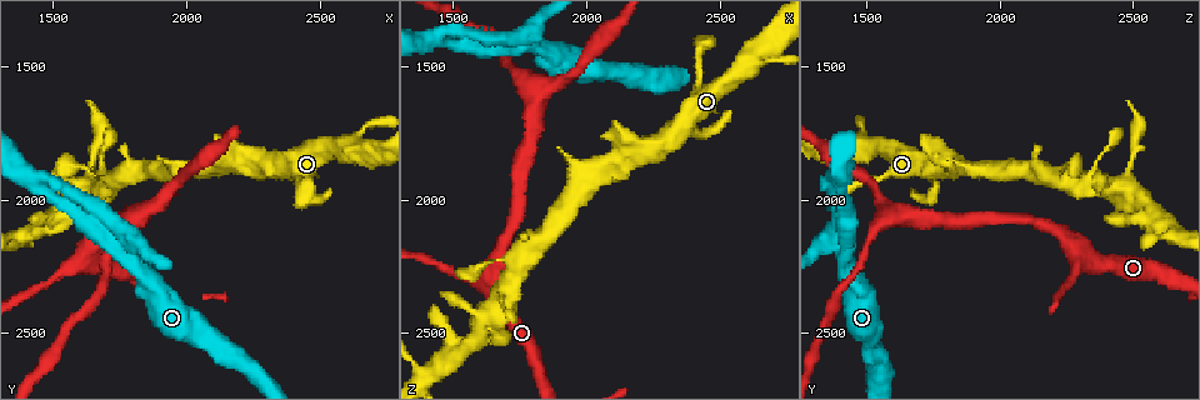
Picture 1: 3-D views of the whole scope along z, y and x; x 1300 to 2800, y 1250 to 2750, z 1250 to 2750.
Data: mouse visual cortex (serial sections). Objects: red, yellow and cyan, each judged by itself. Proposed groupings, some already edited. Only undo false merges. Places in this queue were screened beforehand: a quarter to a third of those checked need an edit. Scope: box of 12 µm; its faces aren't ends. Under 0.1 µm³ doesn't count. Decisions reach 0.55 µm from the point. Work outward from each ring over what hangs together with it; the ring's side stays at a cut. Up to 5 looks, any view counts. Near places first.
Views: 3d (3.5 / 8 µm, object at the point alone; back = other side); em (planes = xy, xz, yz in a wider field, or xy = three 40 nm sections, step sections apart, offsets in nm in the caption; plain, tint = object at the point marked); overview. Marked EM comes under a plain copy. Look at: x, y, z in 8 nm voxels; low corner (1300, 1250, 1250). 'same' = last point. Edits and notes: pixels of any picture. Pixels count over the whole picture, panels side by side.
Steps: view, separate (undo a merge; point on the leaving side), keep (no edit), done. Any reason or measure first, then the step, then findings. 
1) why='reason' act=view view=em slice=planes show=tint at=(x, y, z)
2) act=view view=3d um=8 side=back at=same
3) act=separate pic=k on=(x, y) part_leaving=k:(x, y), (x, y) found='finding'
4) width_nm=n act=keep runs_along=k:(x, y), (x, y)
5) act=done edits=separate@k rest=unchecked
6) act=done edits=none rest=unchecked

why='three arms meet' act=view view=3d um=3.5 at=(1650, 2220, 2330)

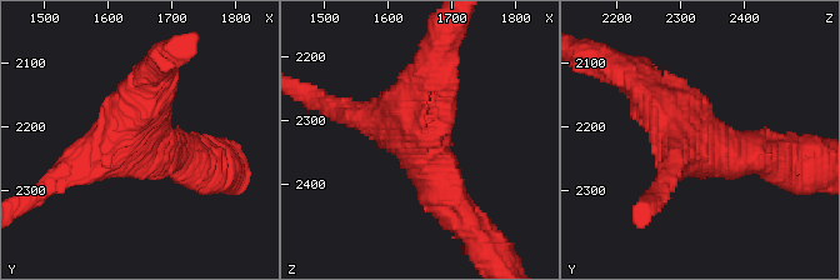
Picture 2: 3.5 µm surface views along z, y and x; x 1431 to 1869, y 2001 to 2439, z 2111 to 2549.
arms=3 arm_widths_nm=350,500,600 act=view view=em slice=planes show=tint at=(1645, 2230, 2335)

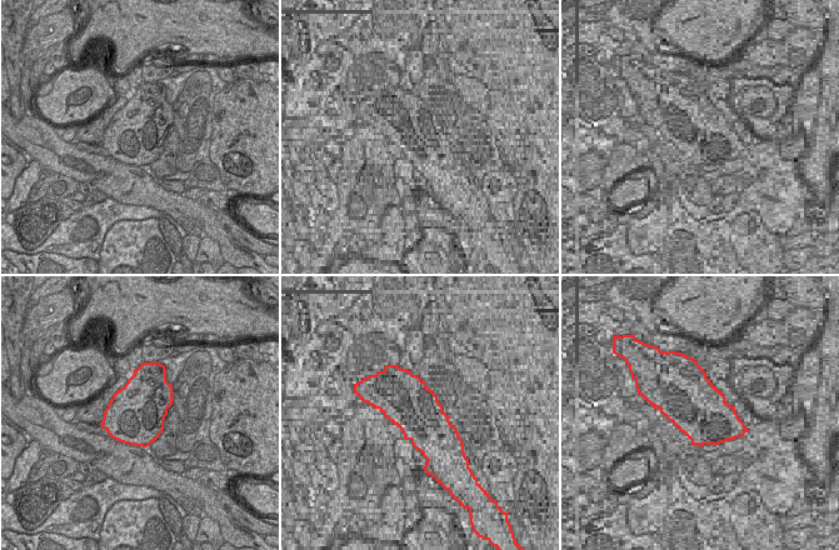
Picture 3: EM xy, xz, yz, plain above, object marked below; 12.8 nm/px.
why='cut it another way' act=view view=em slice=xy step=3 show=tint at=same

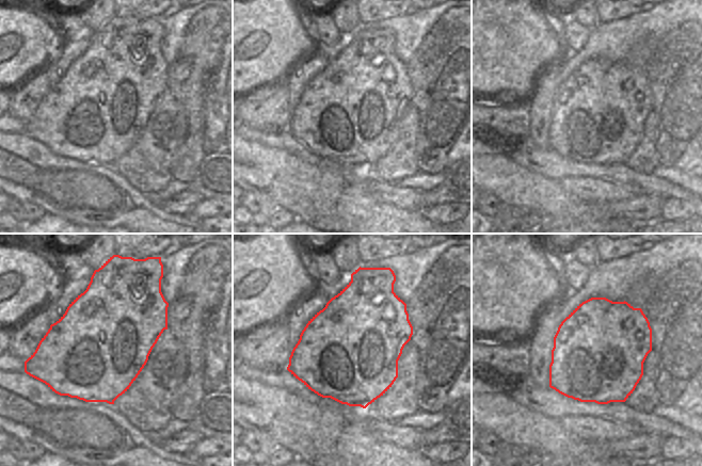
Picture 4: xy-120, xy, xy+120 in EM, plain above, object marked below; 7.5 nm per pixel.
width_nm=750 act=keep runs_along=2:(771, 158), (720, 154), (644, 89) found='all the same cell'

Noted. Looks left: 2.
act=view view=3d um=3.5 side=back at=(1790, 2070, 1560)

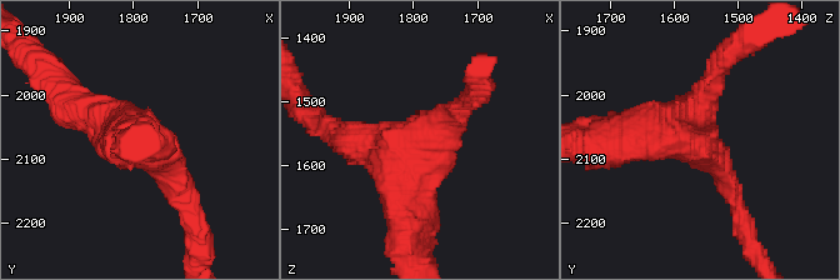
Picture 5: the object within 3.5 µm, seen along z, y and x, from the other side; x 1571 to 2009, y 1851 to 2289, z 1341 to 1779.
arms=3 arm_widths_nm=250,400,500 why='now the EM' act=view view=em slice=xy step=2 show=tint at=(1790, 2075, 1560)

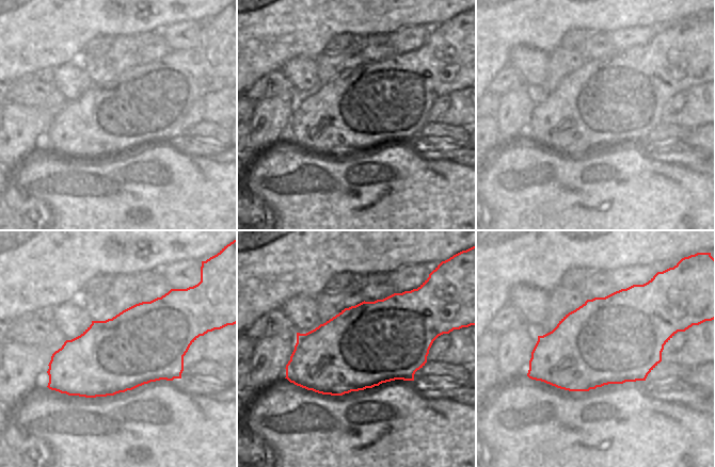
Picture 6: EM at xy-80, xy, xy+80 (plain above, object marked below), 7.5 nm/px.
act=keep runs_along=5:(409, 240), (409, 158), (340, 135) found='one cell here'

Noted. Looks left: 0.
act=done edits=none rest=unchecked

